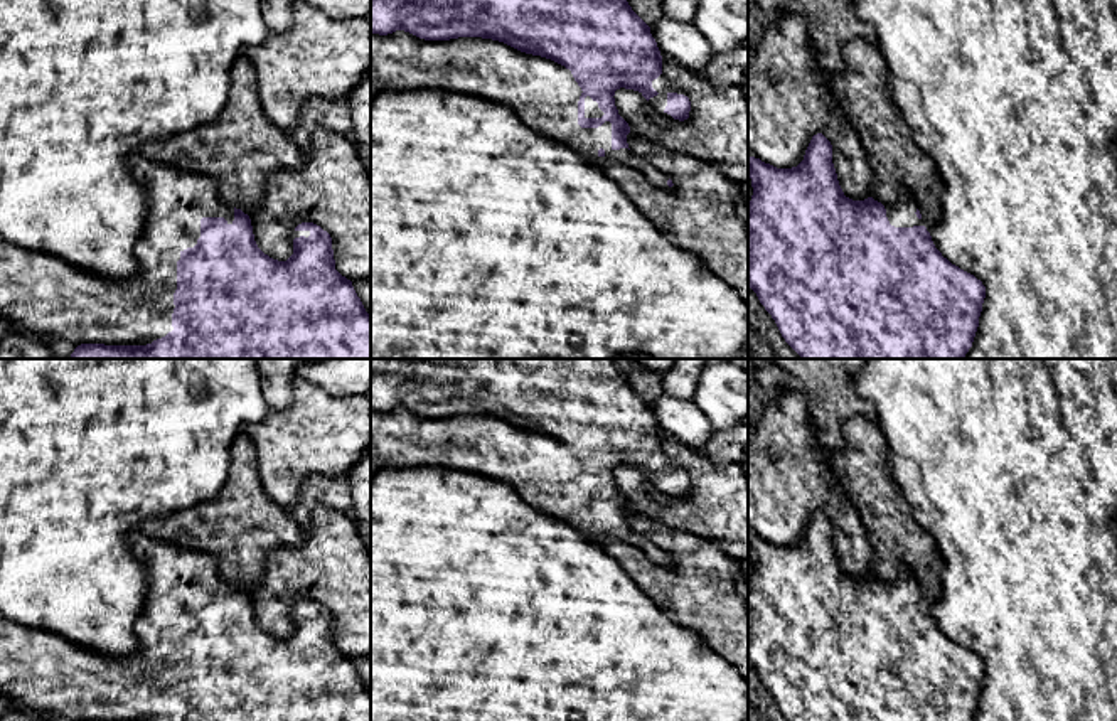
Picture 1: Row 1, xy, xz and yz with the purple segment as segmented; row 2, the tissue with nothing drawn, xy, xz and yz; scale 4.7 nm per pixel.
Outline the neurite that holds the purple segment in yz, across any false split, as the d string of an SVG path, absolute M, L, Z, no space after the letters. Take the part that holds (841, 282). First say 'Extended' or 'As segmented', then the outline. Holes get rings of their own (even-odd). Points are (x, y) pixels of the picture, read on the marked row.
Extended. M822 135L812 136L804 160L792 168L777 168L760 158L748 158L748 172L751 179L753 195L748 206L748 286L756 293L760 303L775 320L785 342L802 359L964 359L972 347L982 303L986 298L986 286L974 275L952 264L935 248L930 232L925 227L918 206L913 195L900 187L898 200L891 206L868 197L864 200L852 200L844 195L837 174L832 163L832 145Z

